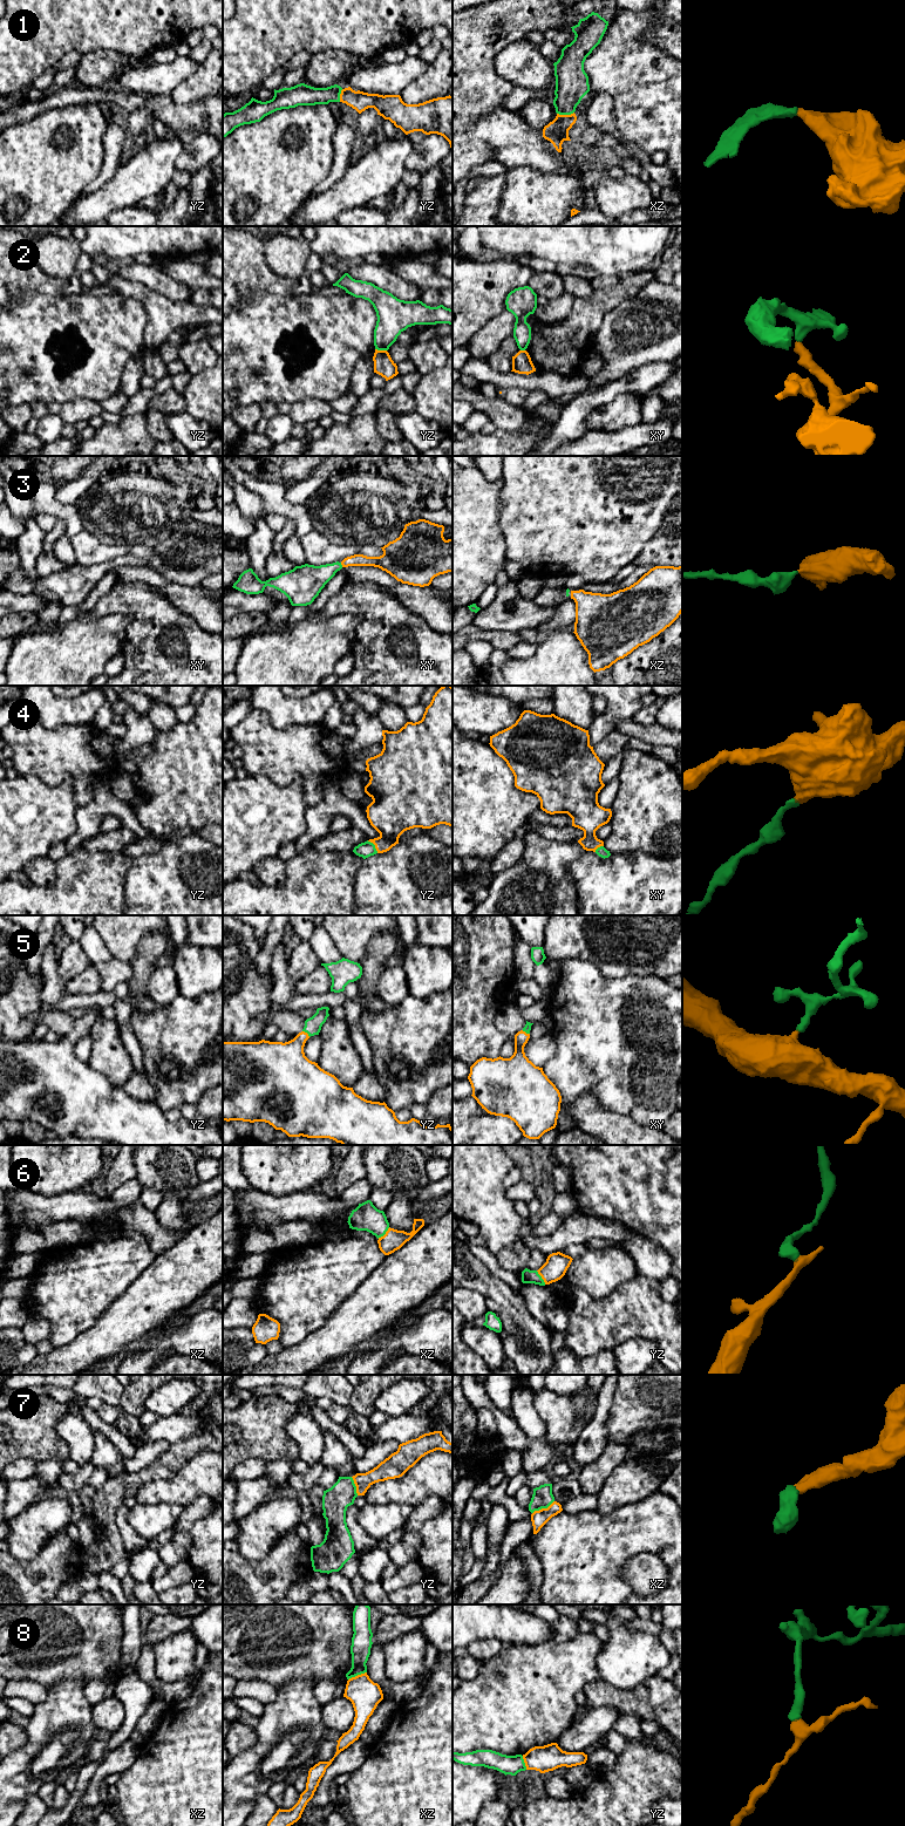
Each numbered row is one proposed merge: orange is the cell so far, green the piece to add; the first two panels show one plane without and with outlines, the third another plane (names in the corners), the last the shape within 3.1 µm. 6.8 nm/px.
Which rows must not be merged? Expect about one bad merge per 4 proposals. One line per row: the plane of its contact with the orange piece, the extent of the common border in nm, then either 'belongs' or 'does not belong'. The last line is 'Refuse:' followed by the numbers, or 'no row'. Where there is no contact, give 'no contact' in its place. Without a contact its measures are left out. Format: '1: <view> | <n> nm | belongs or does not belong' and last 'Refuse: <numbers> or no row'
1: xz | 120 nm | belongs
2: yz | 80 nm | does not belong
3: xy | 40 nm | belongs
4: yz | 120 nm | belongs
5: yz | 70 nm | belongs
6: xz | 120 nm | belongs
7: xz | 180 nm | belongs
8: xz | 140 nm | does not belong
Refuse: 2, 8

